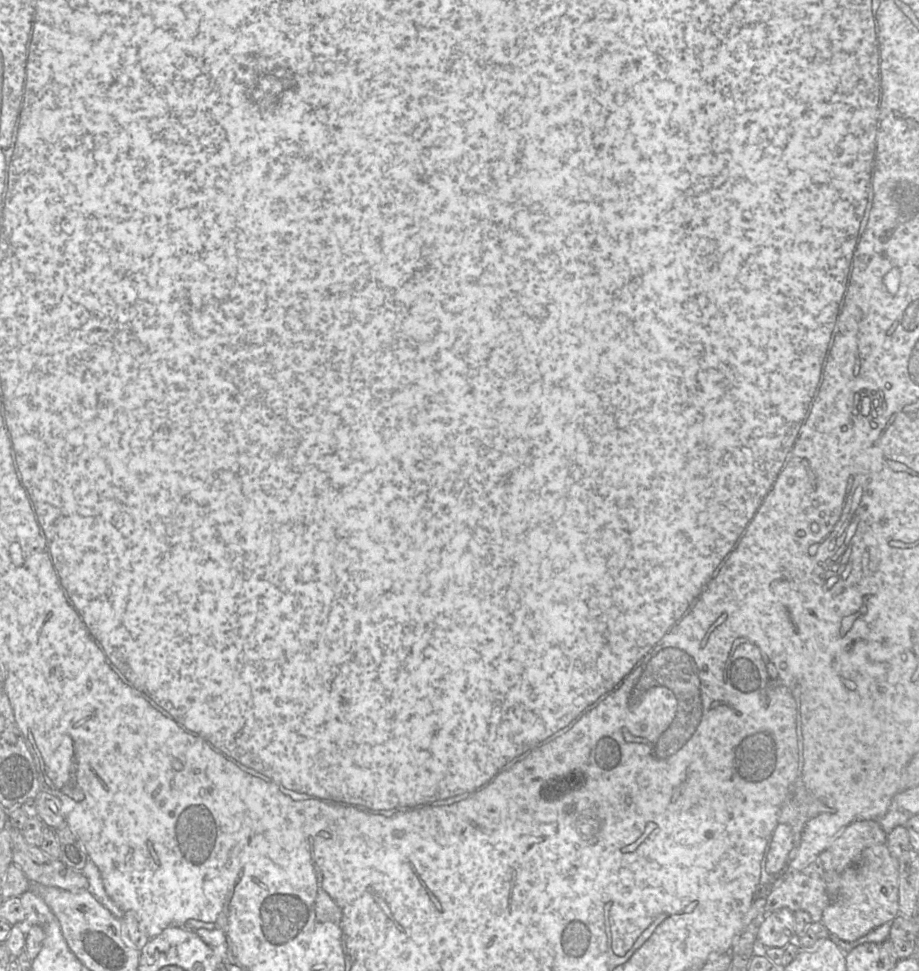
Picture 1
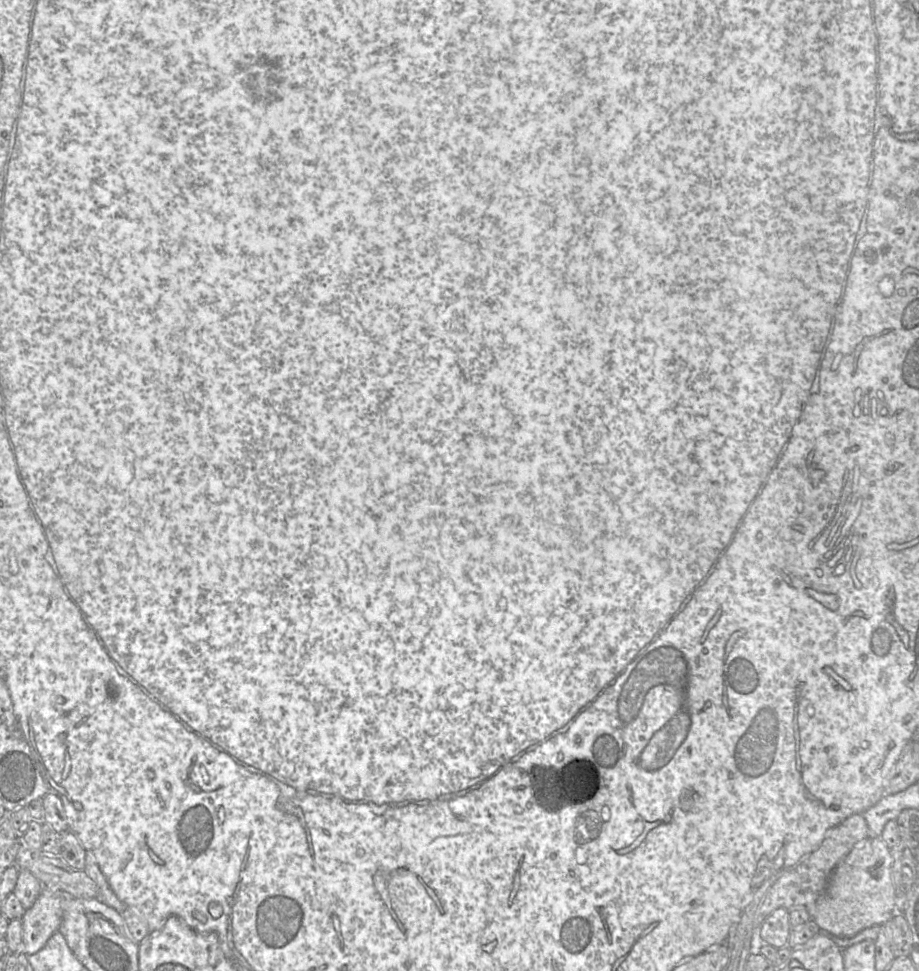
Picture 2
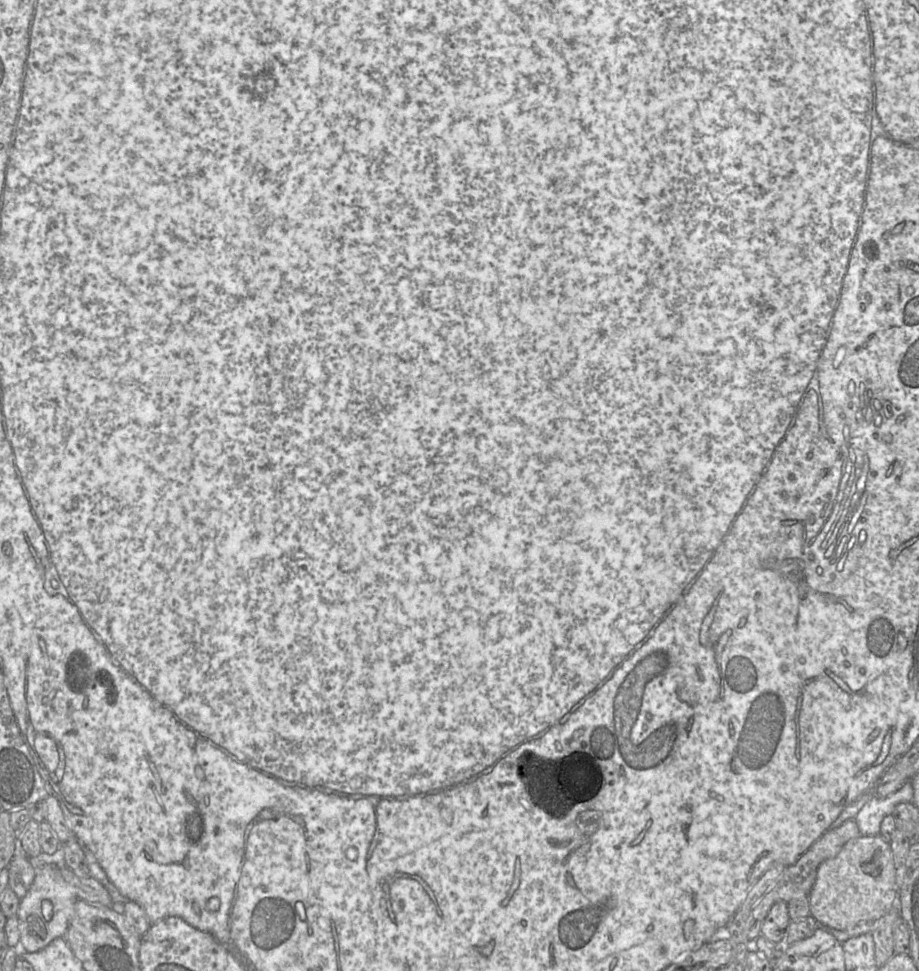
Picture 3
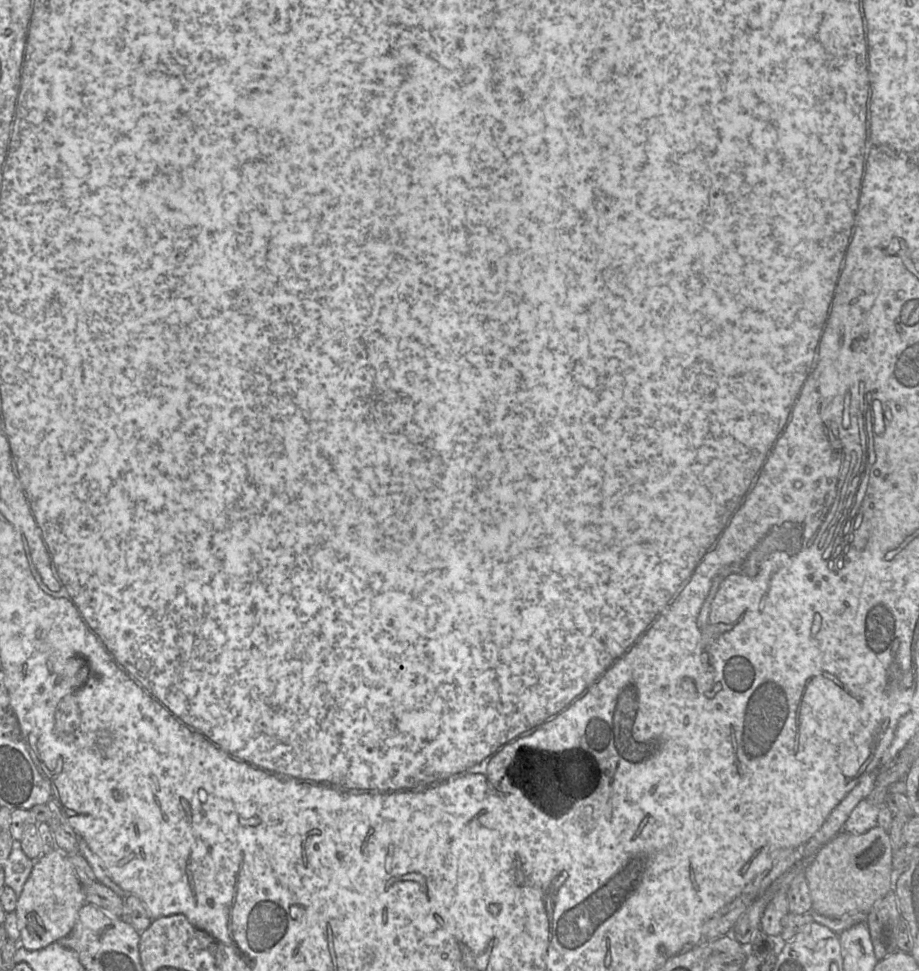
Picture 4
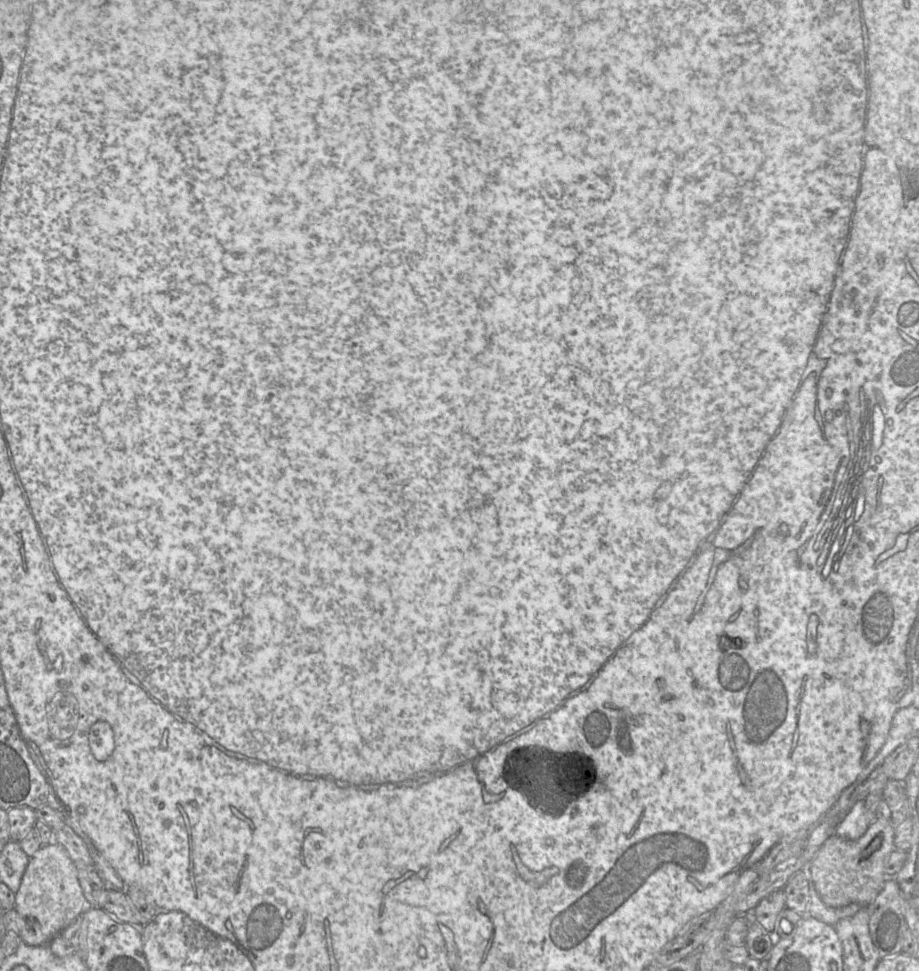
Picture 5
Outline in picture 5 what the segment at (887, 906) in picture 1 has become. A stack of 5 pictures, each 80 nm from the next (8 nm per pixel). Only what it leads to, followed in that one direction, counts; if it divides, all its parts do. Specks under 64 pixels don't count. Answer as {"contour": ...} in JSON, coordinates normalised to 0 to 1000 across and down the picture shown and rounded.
{"contour":[[[951,844],[933,865],[922,865],[906,859],[878,891],[882,909],[892,926],[902,934],[915,935],[925,931],[945,933],[962,912],[965,905],[962,889],[973,874],[973,854],[964,844]]]}

